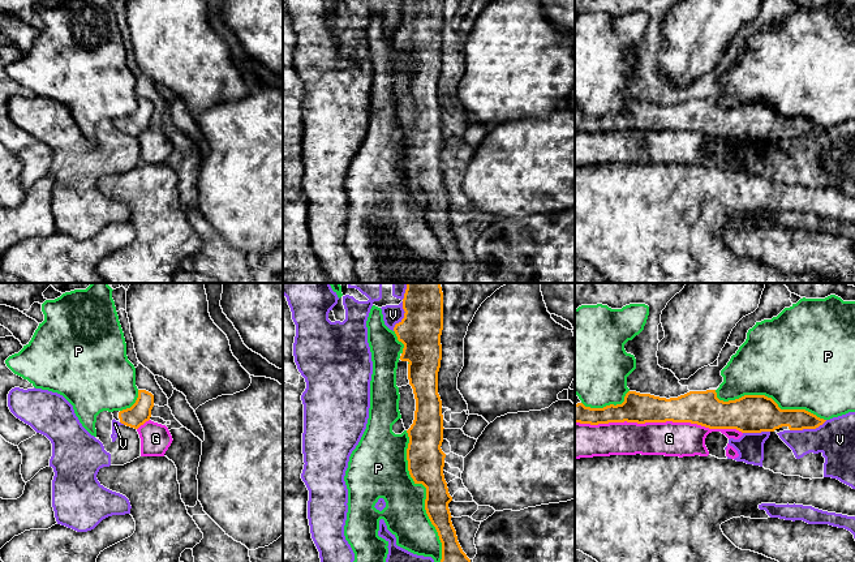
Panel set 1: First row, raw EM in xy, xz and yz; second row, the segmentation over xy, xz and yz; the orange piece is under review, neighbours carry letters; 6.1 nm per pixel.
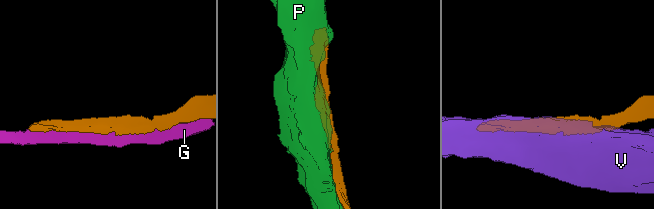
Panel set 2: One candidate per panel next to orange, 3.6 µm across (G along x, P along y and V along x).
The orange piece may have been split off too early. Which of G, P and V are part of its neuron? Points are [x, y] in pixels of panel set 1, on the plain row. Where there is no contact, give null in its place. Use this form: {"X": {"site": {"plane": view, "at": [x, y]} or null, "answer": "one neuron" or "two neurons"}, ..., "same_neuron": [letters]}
{"G": {"site": {"plane": "yz", "at": [658, 129]}, "answer": "two neurons"}, "P": {"site": {"plane": "xz", "at": [426, 206]}, "answer": "two neurons"}, "V": {"site": {"plane": "yz", "at": [808, 136]}, "answer": "two neurons"}, "same_neuron": []}

